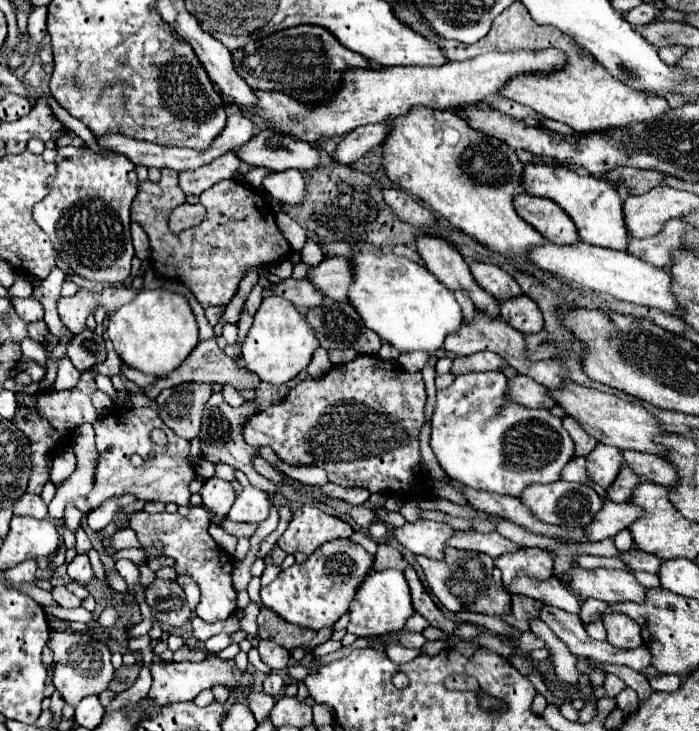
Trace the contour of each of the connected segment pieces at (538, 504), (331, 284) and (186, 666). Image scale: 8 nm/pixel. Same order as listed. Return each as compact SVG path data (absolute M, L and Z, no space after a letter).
M559 479L557 483L537 483L533 487L525 487L519 499L521 503L525 503L525 507L529 507L529 511L533 511L533 515L537 515L537 519L557 527L585 527L593 521L593 515L603 507L603 499L591 487L567 483L563 479Z
M333 257L319 263L317 267L311 267L307 279L317 287L317 291L321 291L321 295L327 295L335 301L347 301L347 289L353 281L353 269L349 259Z
M205 657L201 663L183 661L183 663L151 663L153 673L153 685L147 695L147 699L153 705L169 705L169 703L181 703L181 701L193 701L203 689L211 689L215 685L231 687L245 693L246 689L252 686L255 681L247 671L239 671L233 659L217 659L217 657Z

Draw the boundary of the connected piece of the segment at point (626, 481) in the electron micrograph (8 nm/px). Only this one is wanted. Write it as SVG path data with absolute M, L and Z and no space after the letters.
M623 465L621 471L619 471L619 475L617 475L617 479L613 481L613 487L605 489L605 499L613 501L613 503L625 503L625 501L629 501L631 491L633 491L633 487L639 481L641 479L637 475L633 475L633 471L627 465Z

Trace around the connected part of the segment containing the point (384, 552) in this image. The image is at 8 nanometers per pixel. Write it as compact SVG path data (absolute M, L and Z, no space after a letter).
M380 543L377 549L377 557L375 557L375 571L383 571L383 569L399 569L405 571L407 567L407 559L391 545Z

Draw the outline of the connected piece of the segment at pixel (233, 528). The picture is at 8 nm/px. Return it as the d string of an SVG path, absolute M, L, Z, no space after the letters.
M225 519L225 521L221 523L221 527L223 527L227 533L235 535L235 537L247 537L247 539L251 539L251 535L253 535L255 529L257 529L255 523L233 523L233 521L229 521L229 519Z

